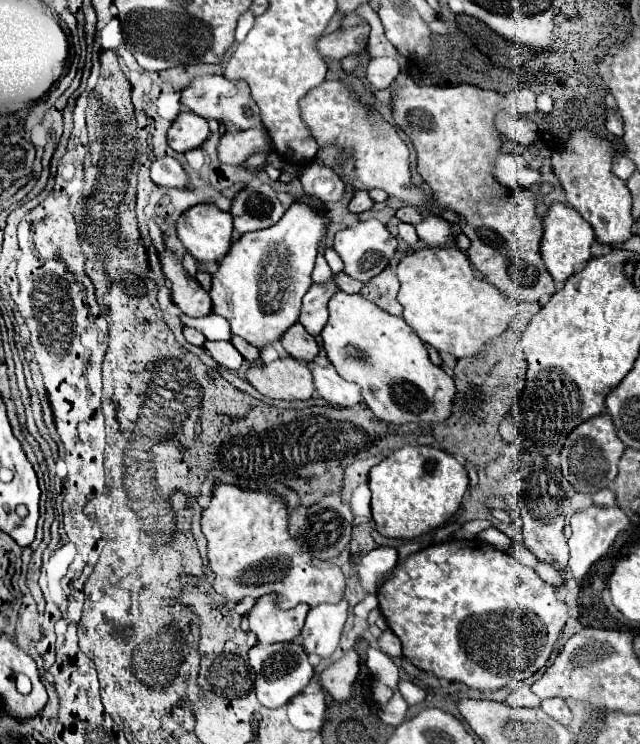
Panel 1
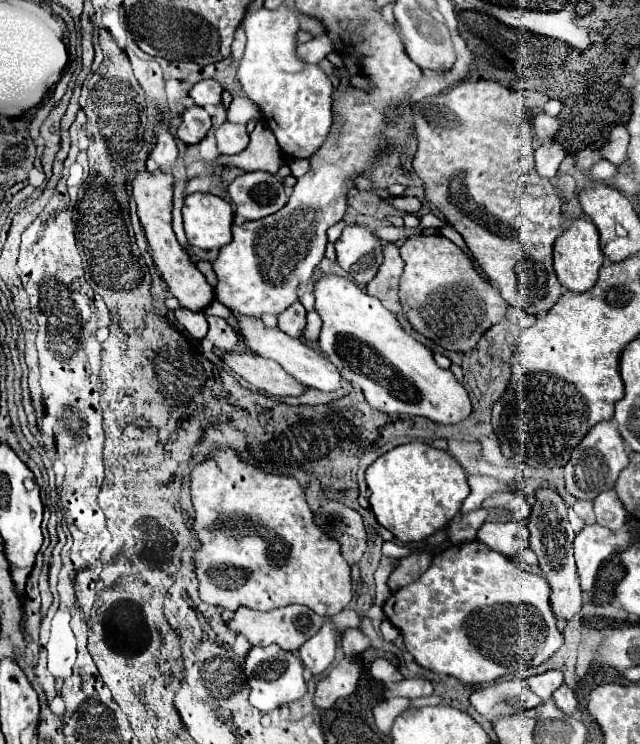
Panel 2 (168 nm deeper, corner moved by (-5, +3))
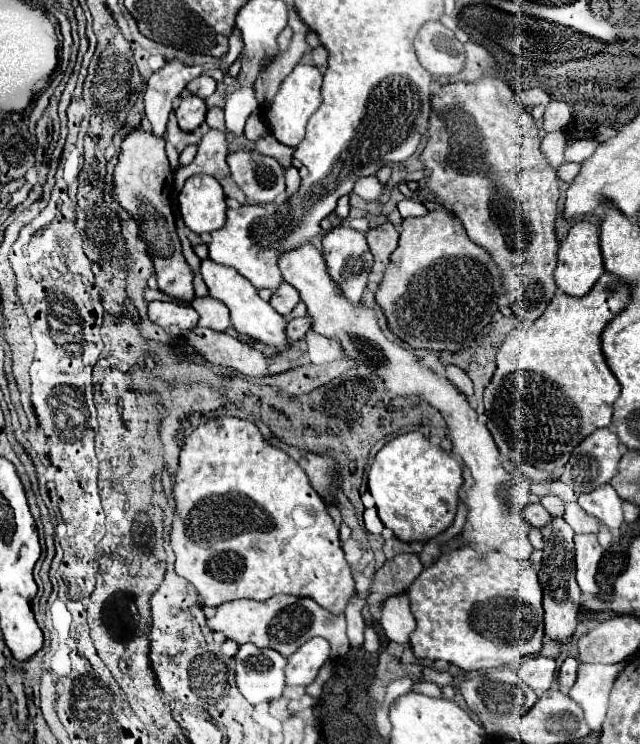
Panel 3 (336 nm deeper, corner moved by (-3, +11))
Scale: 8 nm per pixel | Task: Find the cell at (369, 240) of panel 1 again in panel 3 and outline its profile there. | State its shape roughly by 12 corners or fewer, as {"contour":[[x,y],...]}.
{"contour":[[340,224],[322,238],[332,280],[360,302],[372,270],[366,234]]}

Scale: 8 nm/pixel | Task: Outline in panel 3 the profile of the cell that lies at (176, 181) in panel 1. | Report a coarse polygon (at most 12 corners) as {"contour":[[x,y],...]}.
{"contour":[[170,60],[146,82],[146,118],[162,138],[174,98],[202,66]]}

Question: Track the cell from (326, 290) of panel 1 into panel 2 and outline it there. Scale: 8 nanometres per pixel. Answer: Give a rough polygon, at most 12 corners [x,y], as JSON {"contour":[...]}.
{"contour":[[308,312],[302,340],[318,340],[320,316]]}

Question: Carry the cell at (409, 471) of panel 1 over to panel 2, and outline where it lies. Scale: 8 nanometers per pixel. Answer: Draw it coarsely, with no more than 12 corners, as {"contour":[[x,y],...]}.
{"contour":[[418,440],[370,464],[378,524],[400,542],[444,530],[462,466]]}

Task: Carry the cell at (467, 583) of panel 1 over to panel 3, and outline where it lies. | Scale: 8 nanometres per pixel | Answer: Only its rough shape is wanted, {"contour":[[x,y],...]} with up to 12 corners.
{"contour":[[456,548],[408,588],[416,658],[538,654],[530,562]]}

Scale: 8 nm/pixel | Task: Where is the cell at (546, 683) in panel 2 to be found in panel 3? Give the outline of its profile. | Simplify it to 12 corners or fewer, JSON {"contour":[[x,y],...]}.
{"contour":[[528,658],[516,674],[539,699],[556,680],[556,660]]}

